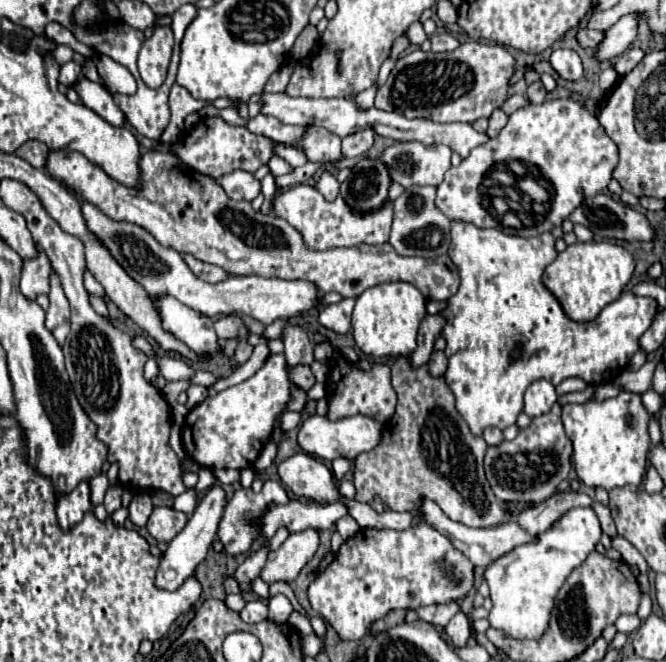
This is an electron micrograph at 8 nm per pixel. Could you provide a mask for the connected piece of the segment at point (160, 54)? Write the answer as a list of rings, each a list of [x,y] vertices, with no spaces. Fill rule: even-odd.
[[[156,25],[156,31],[150,39],[142,43],[138,55],[140,77],[148,87],[160,87],[166,79],[170,55],[172,55],[172,31],[168,25]]]

